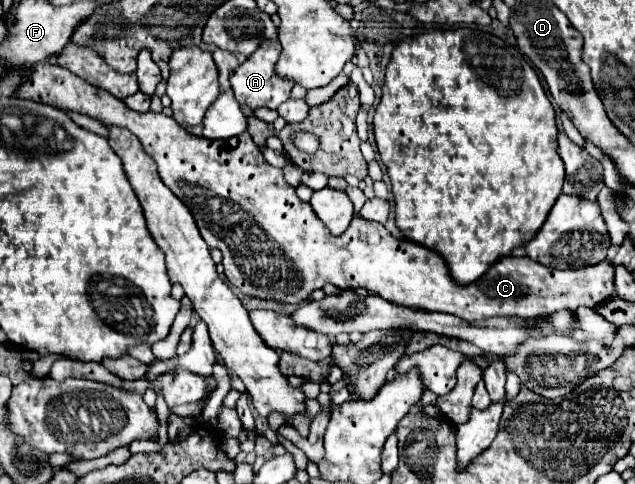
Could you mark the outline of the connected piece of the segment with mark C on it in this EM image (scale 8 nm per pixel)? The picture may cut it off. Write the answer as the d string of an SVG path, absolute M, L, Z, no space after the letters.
M40 62L34 66L34 74L16 90L18 98L28 98L34 102L44 102L56 106L60 110L74 110L86 114L102 124L124 126L132 134L136 134L144 146L144 150L156 160L158 174L162 182L190 208L198 230L204 242L210 248L218 248L222 252L224 274L230 284L234 284L242 294L258 296L264 300L276 300L286 304L306 302L308 296L324 288L326 284L334 284L342 290L350 288L366 288L370 294L380 294L388 302L396 302L402 306L446 312L464 320L482 320L492 316L518 316L518 318L546 318L548 314L568 310L576 314L578 306L596 308L608 302L614 296L614 266L604 260L596 266L586 266L580 270L552 270L540 266L540 262L532 262L530 258L500 258L480 280L468 286L458 286L452 282L446 262L432 250L414 244L410 240L396 240L382 224L368 222L364 218L354 218L348 230L340 236L330 234L330 230L320 222L314 214L312 206L302 202L296 196L296 190L284 180L282 170L270 166L262 152L252 142L250 134L238 134L236 138L212 142L204 136L194 136L186 132L174 118L154 112L134 112L122 100L114 98L106 90L100 90L70 70Z

